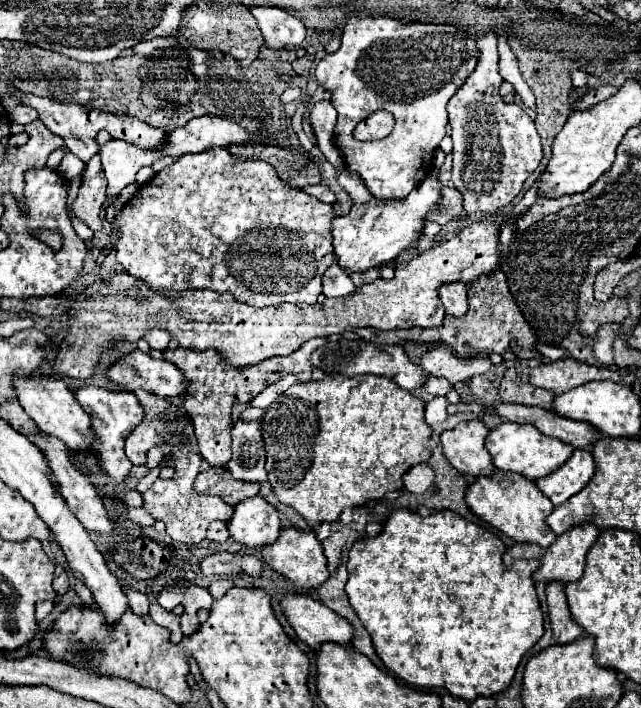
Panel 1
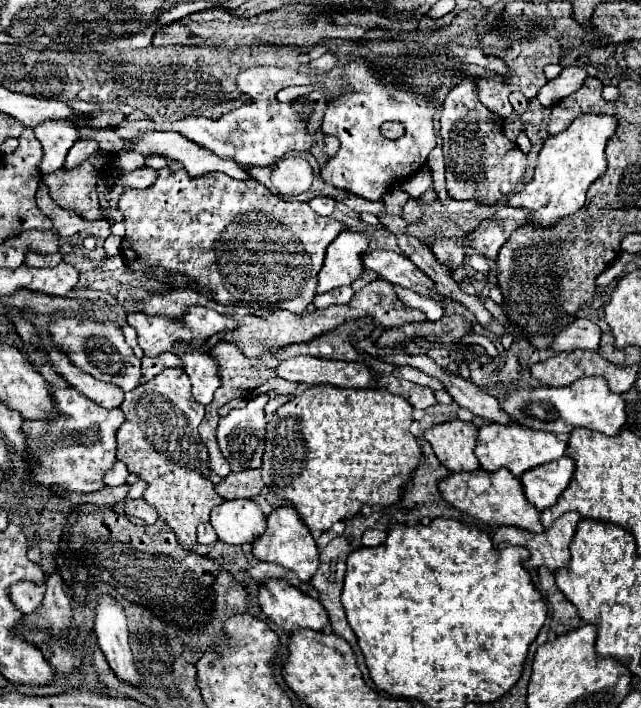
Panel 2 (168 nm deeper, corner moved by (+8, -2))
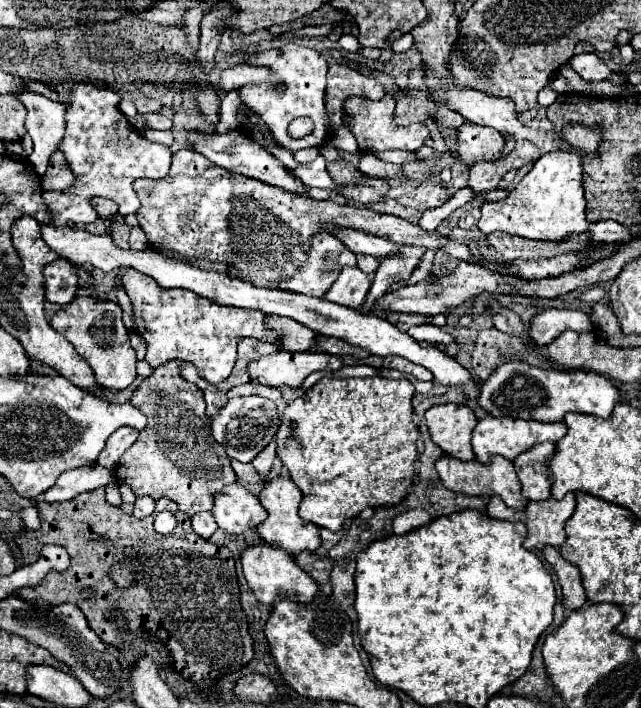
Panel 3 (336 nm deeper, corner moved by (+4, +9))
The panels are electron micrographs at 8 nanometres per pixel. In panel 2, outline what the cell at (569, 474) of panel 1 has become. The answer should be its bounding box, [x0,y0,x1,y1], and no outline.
[520,456,574,512]

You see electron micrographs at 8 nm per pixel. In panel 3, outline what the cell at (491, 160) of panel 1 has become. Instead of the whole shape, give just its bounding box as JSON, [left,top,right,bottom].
[456,123,506,167]

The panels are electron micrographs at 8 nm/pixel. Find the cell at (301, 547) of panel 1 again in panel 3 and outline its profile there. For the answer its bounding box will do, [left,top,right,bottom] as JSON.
[256,479,320,555]

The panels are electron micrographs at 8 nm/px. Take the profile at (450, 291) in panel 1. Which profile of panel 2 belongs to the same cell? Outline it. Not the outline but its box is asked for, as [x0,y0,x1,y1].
[362,250,442,302]

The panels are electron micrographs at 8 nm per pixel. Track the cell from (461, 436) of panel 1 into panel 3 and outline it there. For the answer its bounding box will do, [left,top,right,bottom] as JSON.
[426,405,478,461]

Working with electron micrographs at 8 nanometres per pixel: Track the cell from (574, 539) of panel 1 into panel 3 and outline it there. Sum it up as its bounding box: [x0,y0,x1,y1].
[486,493,576,551]

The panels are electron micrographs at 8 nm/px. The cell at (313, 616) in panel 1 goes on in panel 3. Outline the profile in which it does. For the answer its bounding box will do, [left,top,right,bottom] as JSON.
[242,543,318,607]

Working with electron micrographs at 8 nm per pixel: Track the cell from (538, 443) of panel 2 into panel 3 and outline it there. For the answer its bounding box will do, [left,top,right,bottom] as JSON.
[474,415,566,463]

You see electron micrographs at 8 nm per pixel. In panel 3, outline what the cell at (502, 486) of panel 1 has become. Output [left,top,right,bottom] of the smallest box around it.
[436,455,528,511]

